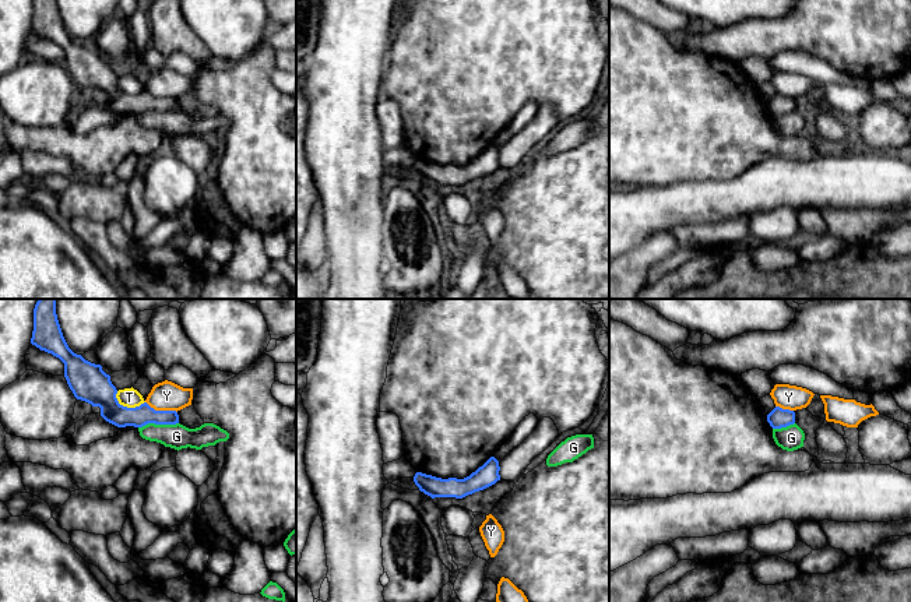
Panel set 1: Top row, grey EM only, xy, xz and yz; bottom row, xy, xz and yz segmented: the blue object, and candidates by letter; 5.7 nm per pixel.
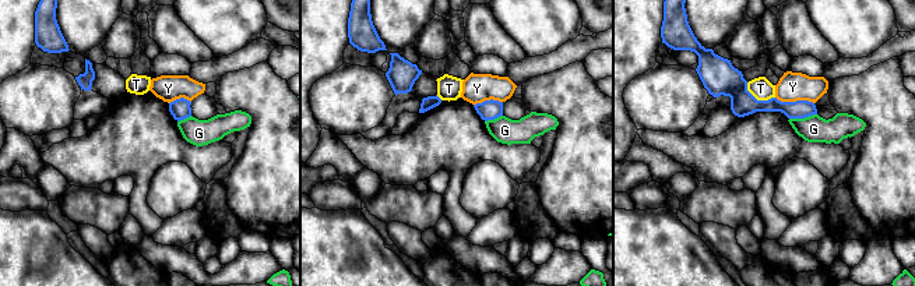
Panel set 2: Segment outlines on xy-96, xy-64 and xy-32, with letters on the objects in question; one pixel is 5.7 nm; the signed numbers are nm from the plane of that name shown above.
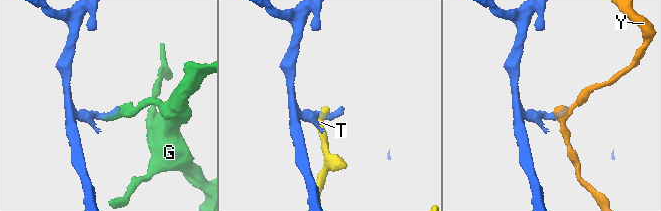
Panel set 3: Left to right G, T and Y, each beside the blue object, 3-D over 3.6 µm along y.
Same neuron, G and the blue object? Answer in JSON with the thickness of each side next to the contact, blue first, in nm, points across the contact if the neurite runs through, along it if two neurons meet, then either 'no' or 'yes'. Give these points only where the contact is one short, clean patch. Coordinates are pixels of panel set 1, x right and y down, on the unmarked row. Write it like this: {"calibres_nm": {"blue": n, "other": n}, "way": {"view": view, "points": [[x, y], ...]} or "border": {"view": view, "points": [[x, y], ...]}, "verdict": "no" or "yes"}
{"calibres_nm": {"blue": 120, "other": 140}, "border": {"view": "xy", "points": [[178, 109], [146, 111], [139, 115]]}, "verdict": "no"}

